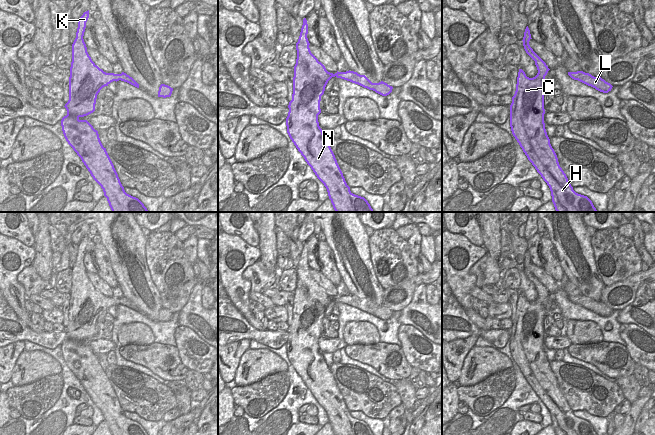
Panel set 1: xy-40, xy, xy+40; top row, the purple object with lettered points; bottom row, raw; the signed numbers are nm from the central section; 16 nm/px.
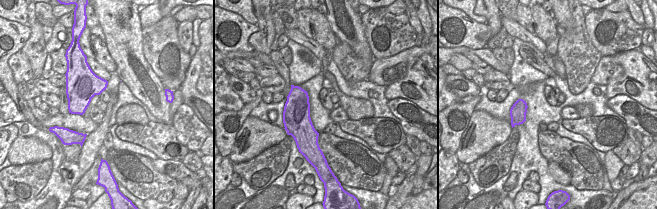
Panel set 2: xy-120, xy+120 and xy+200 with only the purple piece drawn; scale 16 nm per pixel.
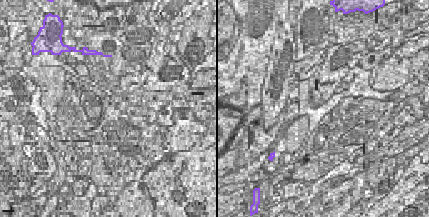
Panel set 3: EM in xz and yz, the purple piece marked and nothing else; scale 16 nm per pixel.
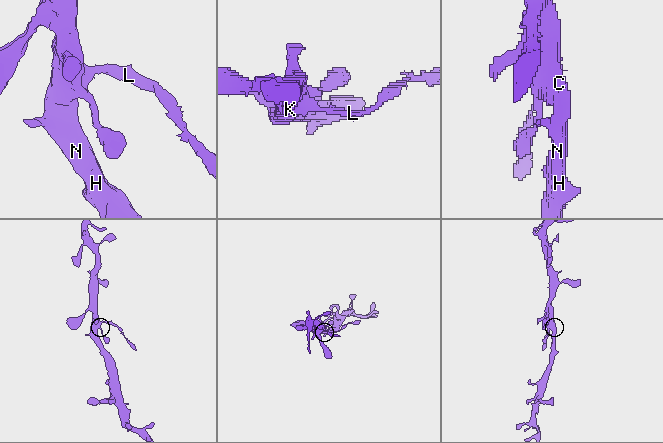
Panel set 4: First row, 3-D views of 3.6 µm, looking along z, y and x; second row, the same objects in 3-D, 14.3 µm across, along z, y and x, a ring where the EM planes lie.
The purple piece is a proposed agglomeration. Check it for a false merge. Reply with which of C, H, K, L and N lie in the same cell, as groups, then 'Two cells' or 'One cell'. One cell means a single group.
Groups: C H K N / L. Two cells

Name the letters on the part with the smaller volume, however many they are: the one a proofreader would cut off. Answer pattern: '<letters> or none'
L

